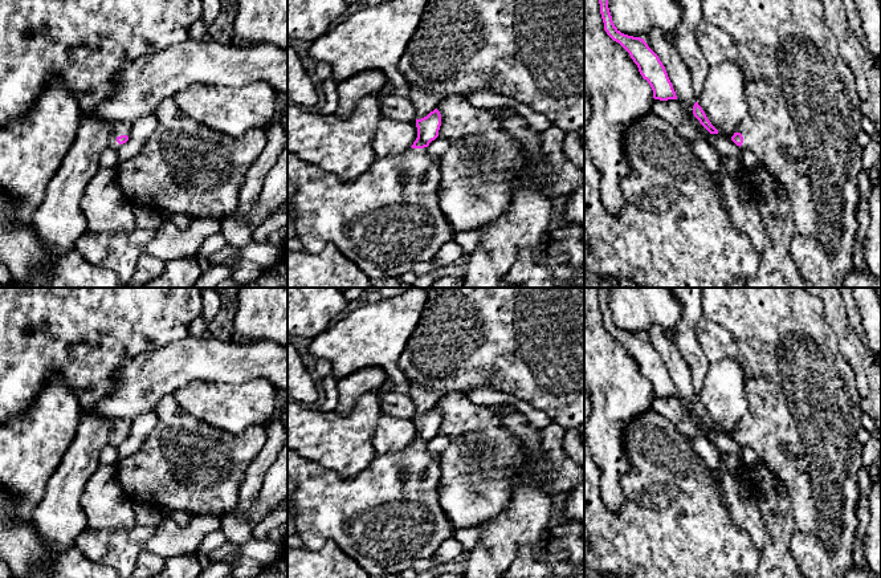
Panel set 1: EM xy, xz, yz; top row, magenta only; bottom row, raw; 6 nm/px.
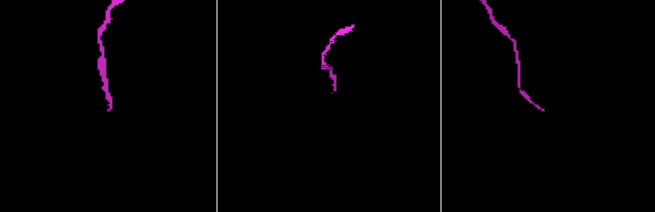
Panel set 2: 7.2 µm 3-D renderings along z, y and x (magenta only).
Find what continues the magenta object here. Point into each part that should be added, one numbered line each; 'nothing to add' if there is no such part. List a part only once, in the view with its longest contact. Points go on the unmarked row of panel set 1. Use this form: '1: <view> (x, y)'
1: xy (122, 424)

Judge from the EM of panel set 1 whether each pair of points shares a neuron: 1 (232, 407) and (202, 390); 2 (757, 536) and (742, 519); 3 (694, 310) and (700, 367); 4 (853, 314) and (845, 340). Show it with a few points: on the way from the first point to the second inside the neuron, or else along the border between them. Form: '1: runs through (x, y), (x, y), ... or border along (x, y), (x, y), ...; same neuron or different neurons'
1: runs through (224, 406), (215, 403), (209, 398); same neuron
2: runs through (755, 532), (746, 522); same neuron
3: runs through (689, 325), (689, 347), (692, 353); same neuron
4: border along (843, 301), (849, 324), (867, 350); different neurons

